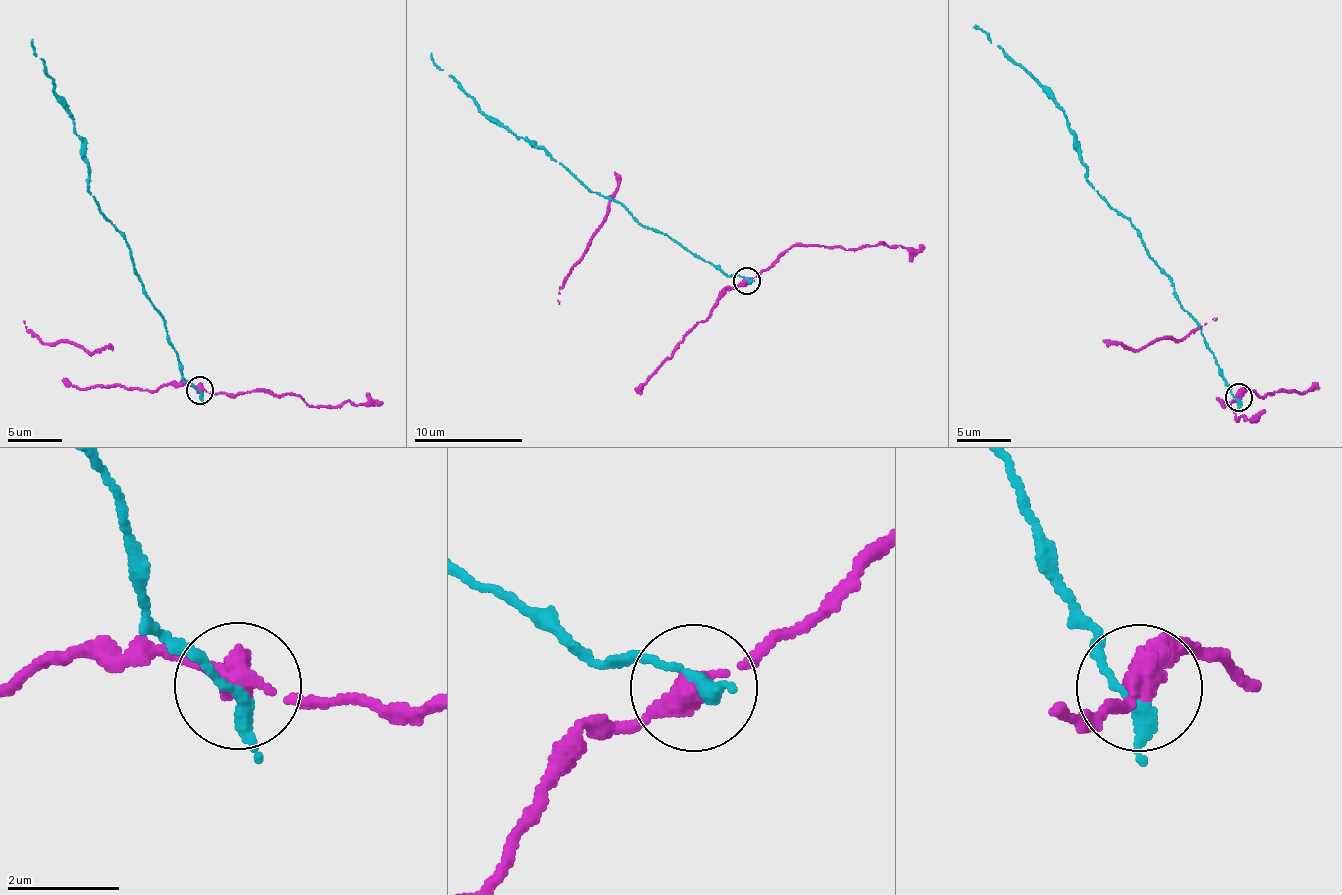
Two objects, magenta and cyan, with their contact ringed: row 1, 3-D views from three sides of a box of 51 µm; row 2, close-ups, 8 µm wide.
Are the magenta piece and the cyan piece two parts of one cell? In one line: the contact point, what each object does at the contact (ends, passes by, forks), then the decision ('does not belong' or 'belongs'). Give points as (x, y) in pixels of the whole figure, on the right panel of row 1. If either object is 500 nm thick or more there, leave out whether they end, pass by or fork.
place (1238, 397); magenta passes by; cyan ends; does not belong

